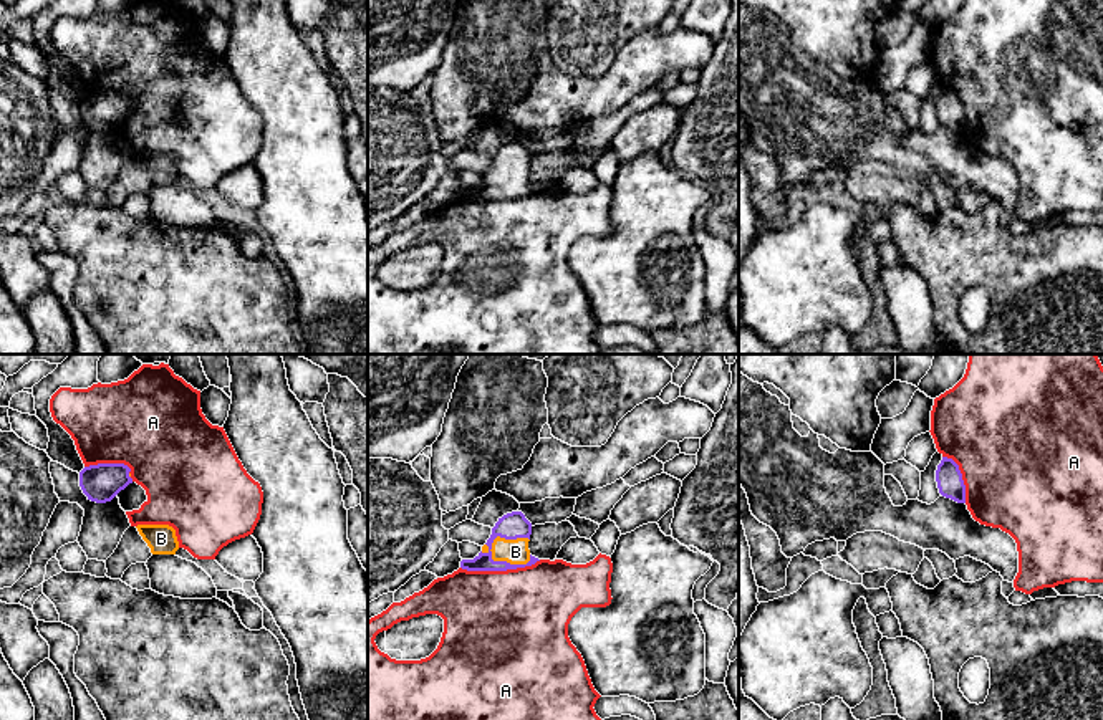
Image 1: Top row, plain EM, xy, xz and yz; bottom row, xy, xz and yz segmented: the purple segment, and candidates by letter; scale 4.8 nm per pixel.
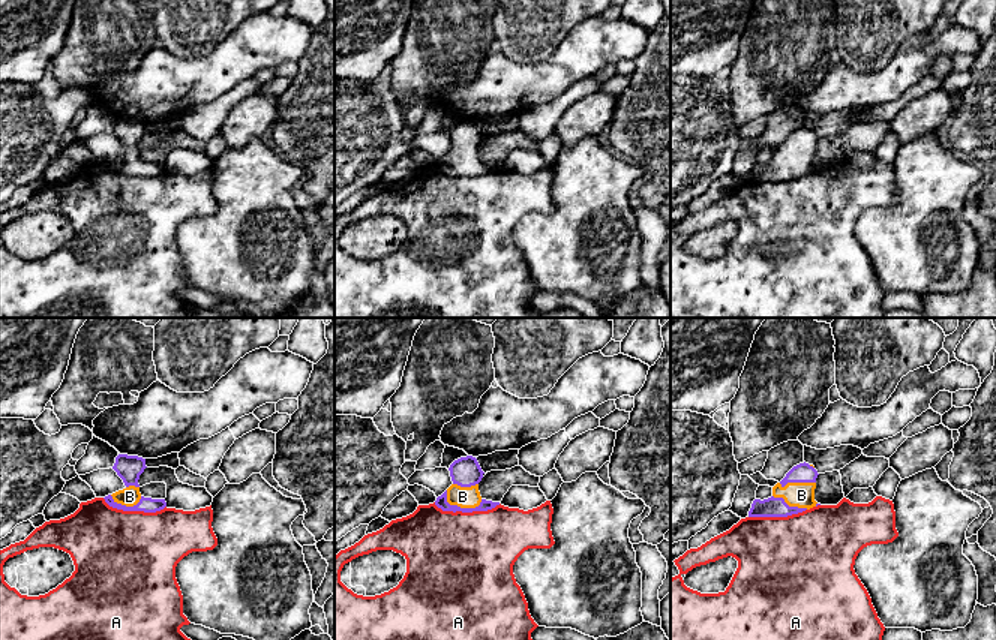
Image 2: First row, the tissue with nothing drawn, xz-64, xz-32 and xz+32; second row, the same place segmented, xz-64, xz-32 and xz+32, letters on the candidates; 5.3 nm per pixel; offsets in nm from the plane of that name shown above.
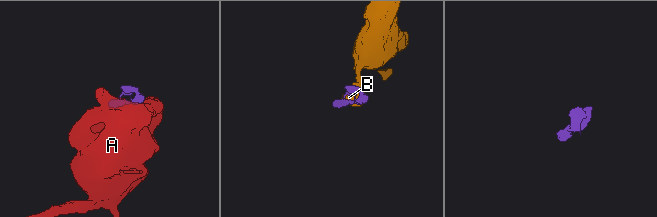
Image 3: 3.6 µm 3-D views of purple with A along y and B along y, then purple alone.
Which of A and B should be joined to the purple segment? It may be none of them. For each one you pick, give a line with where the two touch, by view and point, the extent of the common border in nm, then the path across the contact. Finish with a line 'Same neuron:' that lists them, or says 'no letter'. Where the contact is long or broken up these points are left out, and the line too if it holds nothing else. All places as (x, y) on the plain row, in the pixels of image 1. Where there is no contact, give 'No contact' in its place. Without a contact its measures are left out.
B: Touches purple at xz (504, 191). Shared border 260 nm. Path across: xz (514, 154), (492, 172), (504, 191), (515, 181)
Same neuron: B

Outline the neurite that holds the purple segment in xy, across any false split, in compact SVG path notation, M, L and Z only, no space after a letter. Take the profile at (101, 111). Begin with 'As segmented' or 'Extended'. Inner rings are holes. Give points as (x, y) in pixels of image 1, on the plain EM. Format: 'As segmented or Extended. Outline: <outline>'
As segmented. Outline: M124 93L89 94L79 101L79 116L88 129L106 132L132 113L129 101L131 98Z

